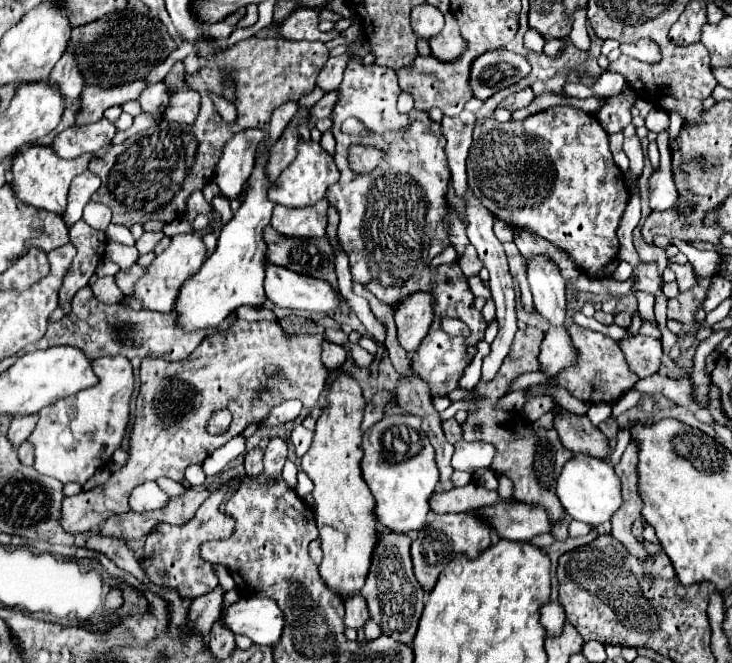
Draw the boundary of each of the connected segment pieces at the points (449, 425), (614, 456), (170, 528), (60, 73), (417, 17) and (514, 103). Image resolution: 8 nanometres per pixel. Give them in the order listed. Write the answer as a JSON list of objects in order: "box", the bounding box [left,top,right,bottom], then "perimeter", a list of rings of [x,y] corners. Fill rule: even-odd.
[{"box":[443,419,463,443],"perimeter":[[[449,419],[443,423],[443,431],[445,431],[445,437],[449,443],[457,443],[463,439],[463,429],[461,425],[455,421],[455,419]]]},{"box":[610,428,630,467],"perimeter":[[[619,428],[618,433],[617,433],[617,445],[615,450],[610,456],[610,461],[613,467],[618,464],[620,461],[626,447],[628,446],[630,442],[630,433],[629,433],[629,428]]]},{"box":[139,479,239,599],"perimeter":[[[232,479],[222,485],[217,493],[211,493],[207,497],[207,501],[197,509],[195,517],[189,519],[183,525],[169,525],[169,523],[157,523],[155,525],[155,529],[145,539],[143,557],[139,561],[143,565],[143,571],[147,573],[151,583],[175,589],[179,593],[179,597],[183,597],[183,599],[195,599],[195,597],[207,595],[217,587],[217,577],[213,573],[213,565],[201,559],[199,547],[205,541],[225,539],[225,537],[229,537],[233,533],[235,521],[231,521],[231,517],[227,517],[219,509],[219,505],[223,503],[225,494],[230,489],[235,489],[238,486],[239,479]]]},{"box":[49,53,85,107],"perimeter":[[[65,53],[65,55],[59,59],[59,63],[55,65],[55,69],[51,71],[49,83],[59,89],[61,97],[63,97],[63,101],[65,101],[65,107],[69,107],[71,103],[75,103],[77,97],[79,97],[81,91],[83,91],[85,81],[83,81],[81,73],[77,73],[77,71],[79,71],[79,69],[75,67],[75,59],[73,59],[69,53]]]},{"box":[411,5,443,41],"perimeter":[[[419,5],[411,11],[411,27],[419,39],[431,41],[443,29],[443,13],[433,5]]]},{"box":[500,87,535,111],"perimeter":[[[525,87],[519,93],[513,93],[513,95],[509,95],[507,99],[501,101],[500,107],[509,109],[509,111],[523,109],[523,107],[527,107],[533,101],[533,97],[535,97],[535,93],[531,91],[531,87]]]}]

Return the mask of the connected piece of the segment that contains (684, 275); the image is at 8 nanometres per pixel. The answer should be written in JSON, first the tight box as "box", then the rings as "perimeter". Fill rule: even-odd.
{"box":[668,262,695,292],"perimeter":[[[689,262],[684,265],[671,264],[668,267],[674,271],[676,282],[681,292],[689,290],[695,284],[693,267]]]}

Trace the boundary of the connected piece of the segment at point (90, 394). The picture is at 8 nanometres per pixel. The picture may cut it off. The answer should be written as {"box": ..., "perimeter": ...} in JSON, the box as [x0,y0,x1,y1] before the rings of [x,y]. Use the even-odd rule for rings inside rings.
{"box":[27,355,135,485],"perimeter":[[[121,355],[103,356],[93,361],[93,371],[97,373],[99,383],[45,407],[27,439],[33,445],[33,467],[37,473],[55,477],[61,483],[73,481],[83,485],[89,481],[99,467],[109,463],[127,431],[129,399],[135,387],[130,360]]]}

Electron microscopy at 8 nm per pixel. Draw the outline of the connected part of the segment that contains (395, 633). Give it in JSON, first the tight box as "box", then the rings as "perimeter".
{"box":[363,531,425,643],"perimeter":[[[379,531],[377,545],[371,557],[371,567],[367,575],[367,583],[363,587],[363,597],[369,607],[371,619],[381,627],[381,631],[389,637],[393,637],[399,643],[411,643],[417,633],[417,621],[423,611],[423,599],[425,591],[417,583],[413,575],[411,565],[411,537],[405,533],[391,533],[391,531]]]}

